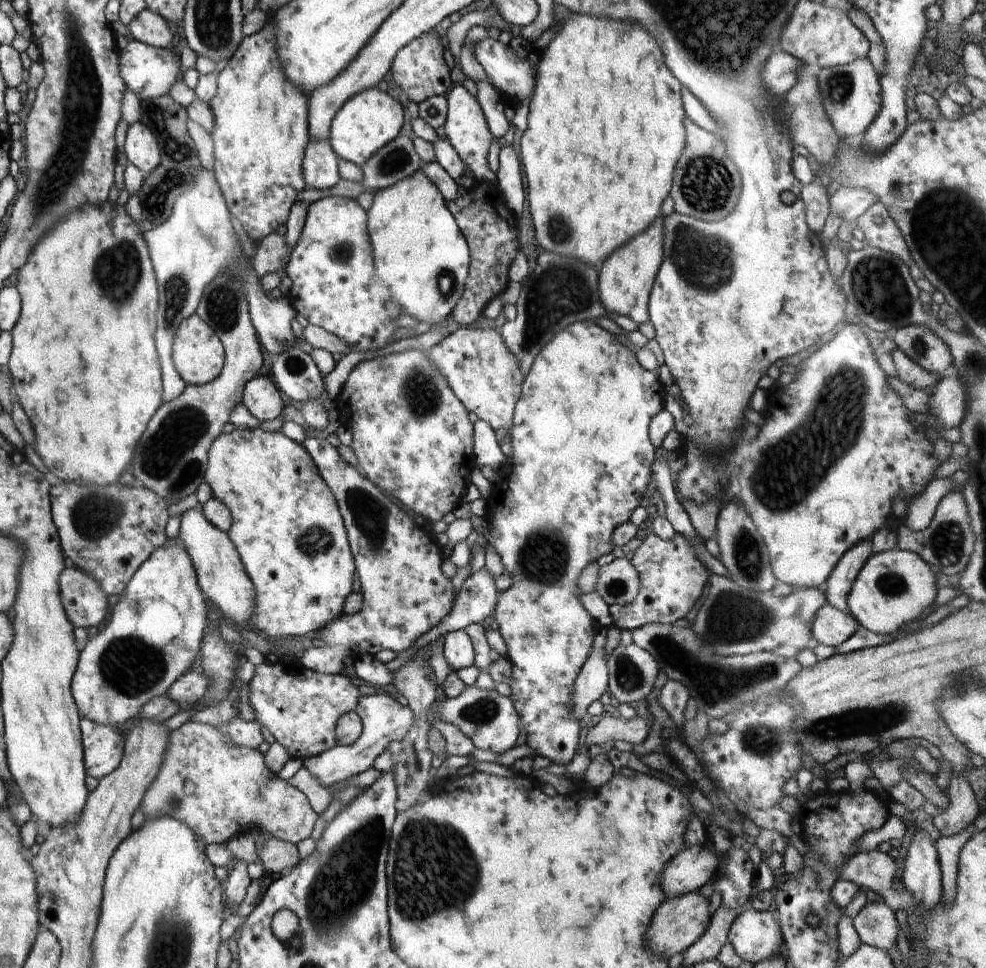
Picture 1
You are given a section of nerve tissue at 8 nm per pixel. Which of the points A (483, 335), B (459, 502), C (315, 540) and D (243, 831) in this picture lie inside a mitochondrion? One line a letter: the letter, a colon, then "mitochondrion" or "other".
A: other
B: other
C: mitochondrion
D: other

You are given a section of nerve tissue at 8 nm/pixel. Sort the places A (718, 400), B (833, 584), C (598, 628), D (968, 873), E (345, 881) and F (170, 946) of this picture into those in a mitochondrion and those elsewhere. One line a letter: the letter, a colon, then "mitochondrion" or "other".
A: other
B: other
C: other
D: other
E: mitochondrion
F: mitochondrion

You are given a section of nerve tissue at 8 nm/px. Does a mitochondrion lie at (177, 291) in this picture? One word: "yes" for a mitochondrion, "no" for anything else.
yes

